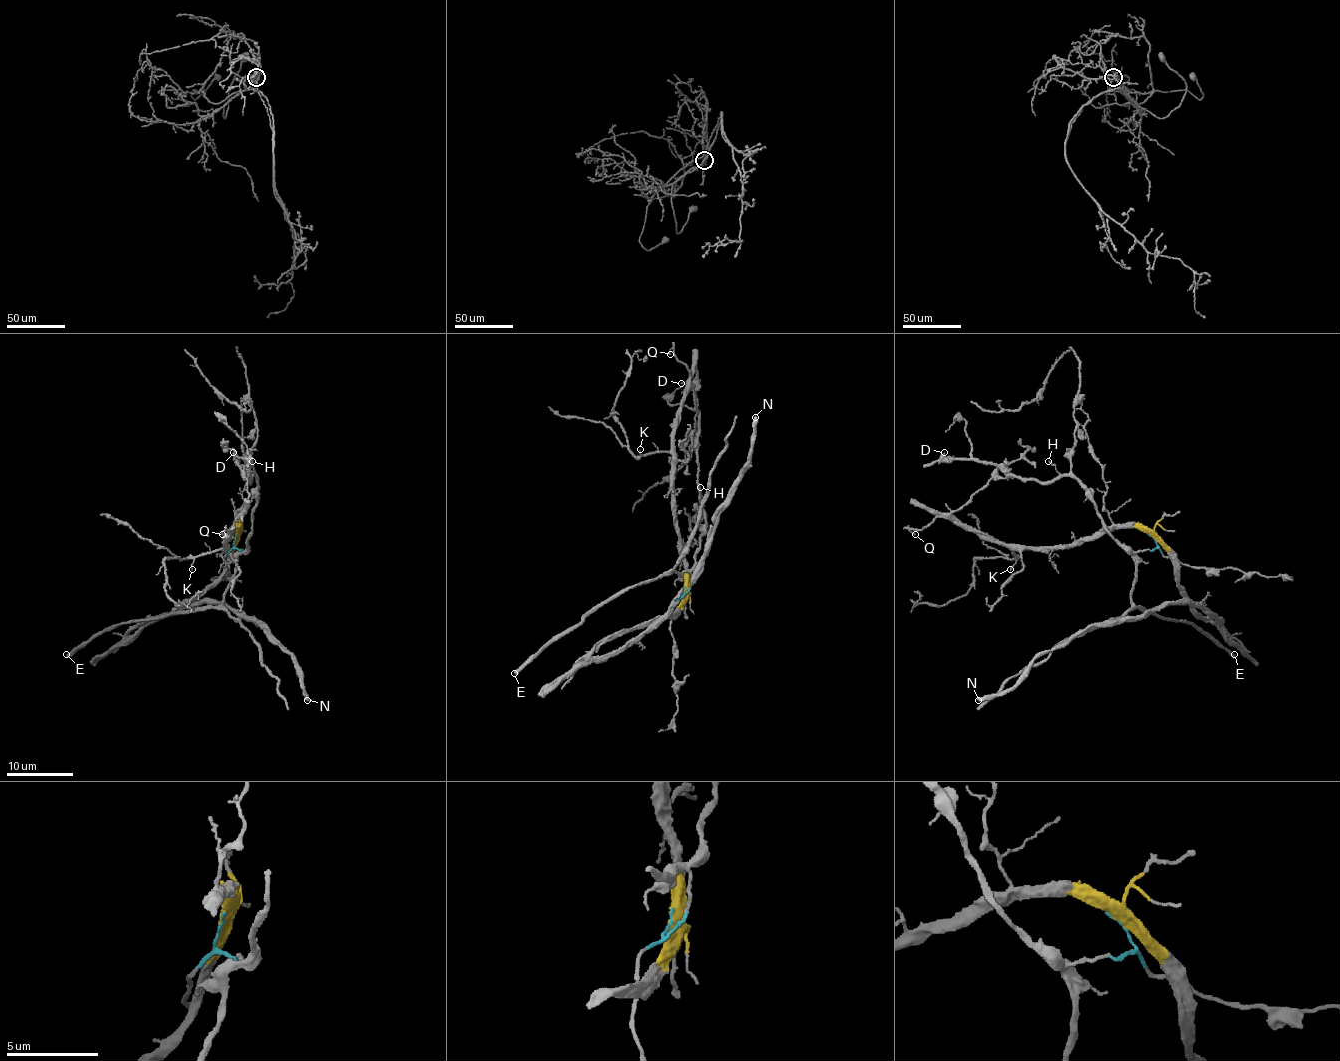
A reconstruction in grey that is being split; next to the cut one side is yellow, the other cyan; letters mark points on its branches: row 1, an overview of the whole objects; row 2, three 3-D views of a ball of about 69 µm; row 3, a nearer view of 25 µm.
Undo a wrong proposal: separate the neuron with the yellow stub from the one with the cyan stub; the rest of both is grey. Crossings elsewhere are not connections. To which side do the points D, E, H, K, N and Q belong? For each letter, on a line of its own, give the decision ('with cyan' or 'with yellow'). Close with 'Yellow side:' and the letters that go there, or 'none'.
D: with cyan
E: with cyan
H: with cyan
K: with yellow
N: with yellow
Q: with yellow
Yellow side: K, N, Q

